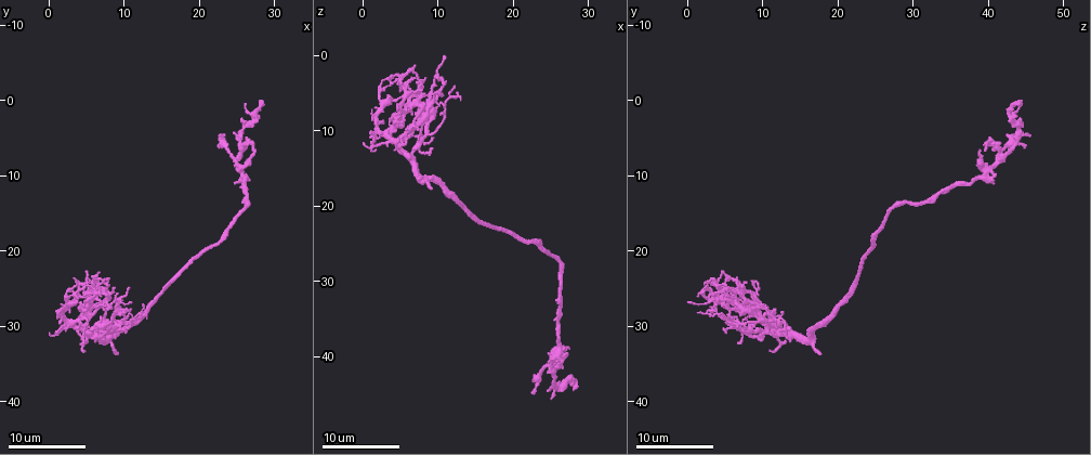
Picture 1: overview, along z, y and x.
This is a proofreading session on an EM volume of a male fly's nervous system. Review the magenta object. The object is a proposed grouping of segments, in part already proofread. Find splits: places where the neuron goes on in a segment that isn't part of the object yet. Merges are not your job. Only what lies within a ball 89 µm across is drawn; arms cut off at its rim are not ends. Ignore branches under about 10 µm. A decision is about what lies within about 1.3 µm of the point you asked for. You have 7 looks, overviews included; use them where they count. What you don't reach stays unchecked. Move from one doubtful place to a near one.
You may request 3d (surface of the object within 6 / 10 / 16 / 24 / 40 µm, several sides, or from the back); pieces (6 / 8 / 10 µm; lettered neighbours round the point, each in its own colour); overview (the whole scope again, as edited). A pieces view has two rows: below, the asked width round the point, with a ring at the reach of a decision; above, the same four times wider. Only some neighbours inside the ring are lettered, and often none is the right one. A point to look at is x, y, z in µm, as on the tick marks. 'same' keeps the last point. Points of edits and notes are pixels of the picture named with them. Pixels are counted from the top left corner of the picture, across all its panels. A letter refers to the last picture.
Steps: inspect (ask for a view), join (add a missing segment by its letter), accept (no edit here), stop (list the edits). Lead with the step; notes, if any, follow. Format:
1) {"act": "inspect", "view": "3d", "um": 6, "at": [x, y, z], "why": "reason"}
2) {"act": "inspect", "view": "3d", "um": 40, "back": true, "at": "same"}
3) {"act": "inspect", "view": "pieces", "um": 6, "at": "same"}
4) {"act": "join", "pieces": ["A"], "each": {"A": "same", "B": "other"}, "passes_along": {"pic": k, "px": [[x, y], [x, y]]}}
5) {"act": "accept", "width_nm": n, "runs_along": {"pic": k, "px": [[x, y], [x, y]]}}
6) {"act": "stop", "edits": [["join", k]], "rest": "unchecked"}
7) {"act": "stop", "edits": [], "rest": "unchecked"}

{"act": "inspect", "view": "pieces", "um": 8, "at": [9.0, 34.0, 17.5], "why": "free end"}

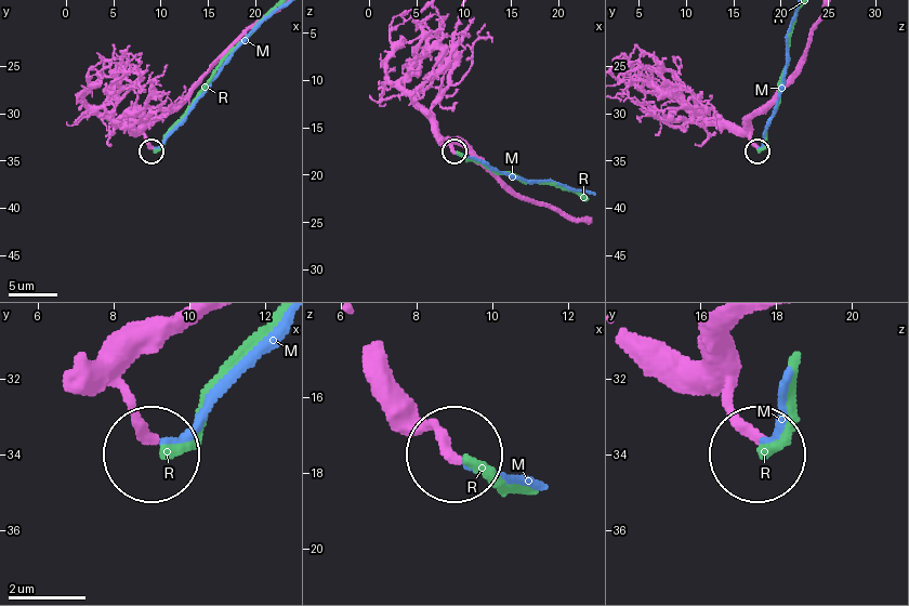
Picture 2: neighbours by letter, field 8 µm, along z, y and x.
{"act": "join", "pieces": ["M"], "width_nm": 240, "each": {"M": "same", "R": "other"}, "passes_along": {"pic": 2, "px": [[729, 333], [729, 397], [759, 436], [781, 379]]}, "found": "the neuron continues"}

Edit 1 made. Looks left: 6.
{"act": "inspect", "view": "overview"}

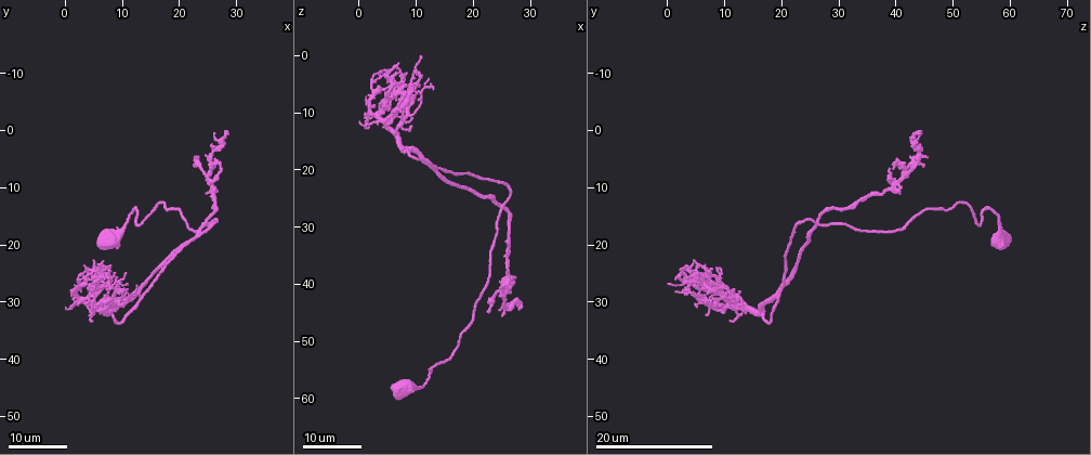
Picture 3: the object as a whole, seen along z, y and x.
{"act": "inspect", "view": "3d", "um": 16, "at": [6.0, 22.5, 4.5], "why": "an open end"}

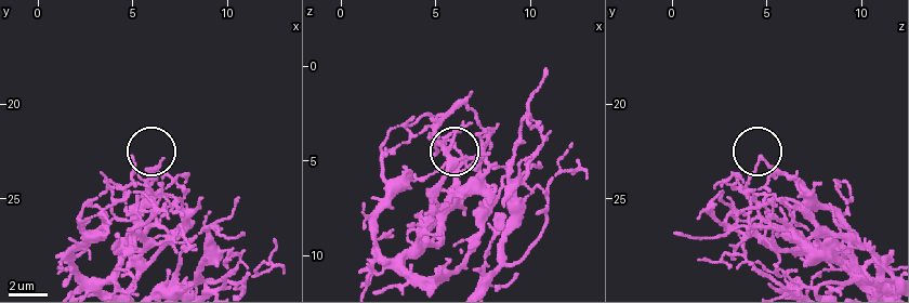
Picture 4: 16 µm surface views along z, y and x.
{"act": "inspect", "view": "pieces", "um": 10, "at": [6.6, 22.9, 4.8]}

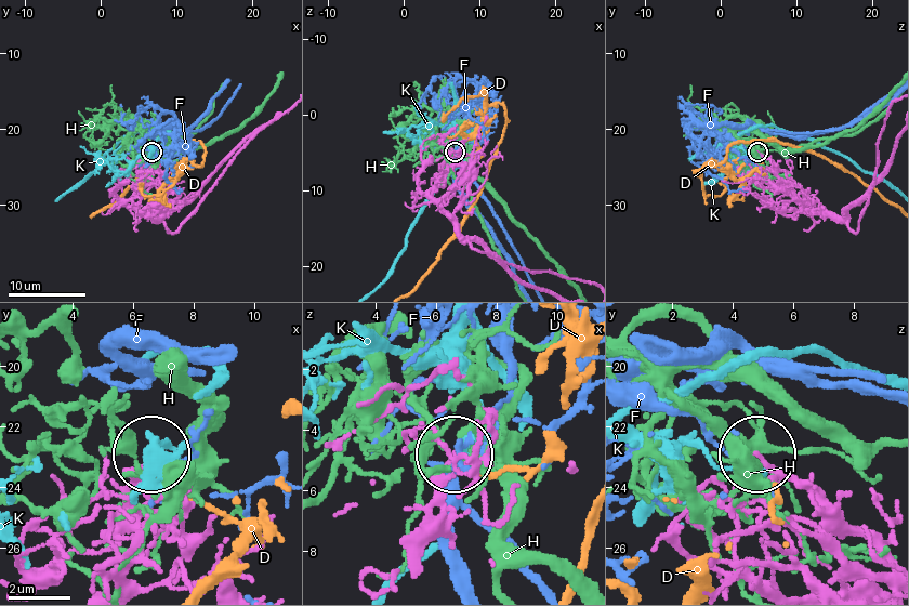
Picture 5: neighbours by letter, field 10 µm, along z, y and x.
{"act": "accept", "each": {"D": "other", "F": "other", "H": "other", "K": "other"}, "found": "no lettered segment goes on from it"}

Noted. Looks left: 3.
{"act": "inspect", "view": "pieces", "um": 6, "at": [6.0, 30.5, 7.0], "why": "free end"}

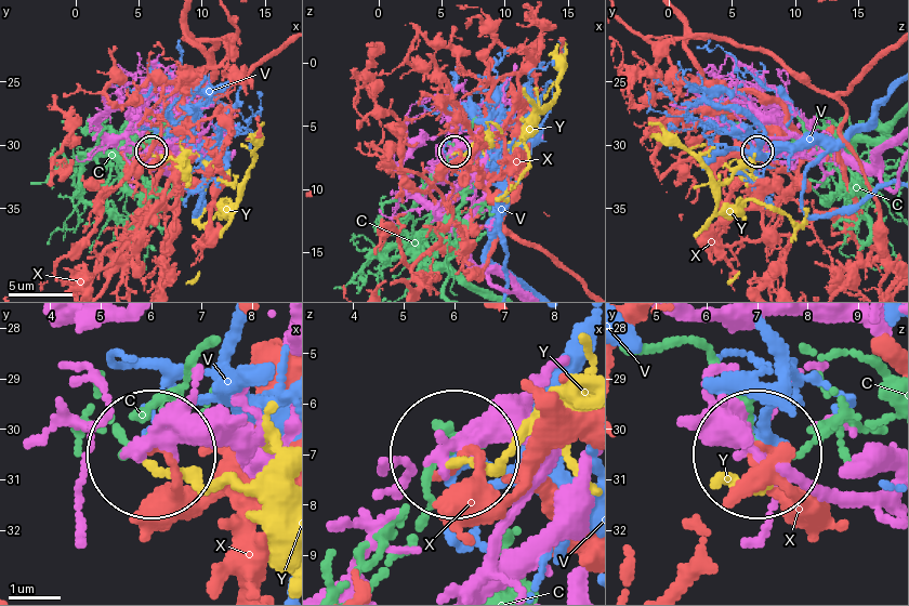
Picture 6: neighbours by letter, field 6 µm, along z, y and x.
{"act": "accept", "width_nm": 230, "each": {"C": "other", "V": "other", "X": "other", "Y": "other"}, "found": "no lettered segment goes on from it"}

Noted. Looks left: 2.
{"act": "inspect", "view": "pieces", "um": 10, "at": [22.5, 6.5, 44.5], "why": "free end"}

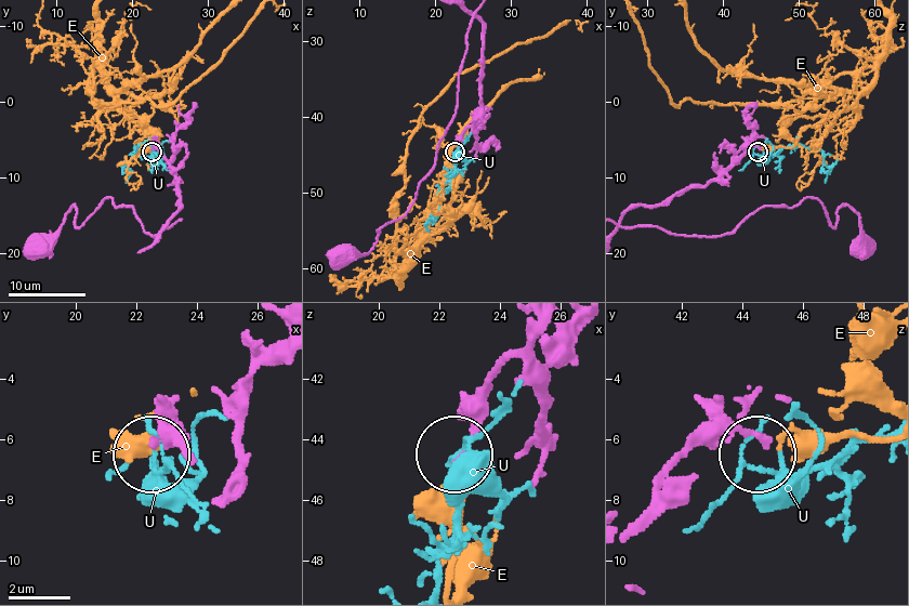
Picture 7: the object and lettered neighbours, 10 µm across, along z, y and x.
{"act": "accept", "each": {"E": "other", "U": "other"}, "runs_along": {"pic": 7, "px": [[646, 505], [700, 446], [747, 435], [762, 448]]}, "found": "none of them fits"}

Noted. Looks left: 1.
{"act": "stop", "edits": [["join", 2]], "rest": "unchecked"}

